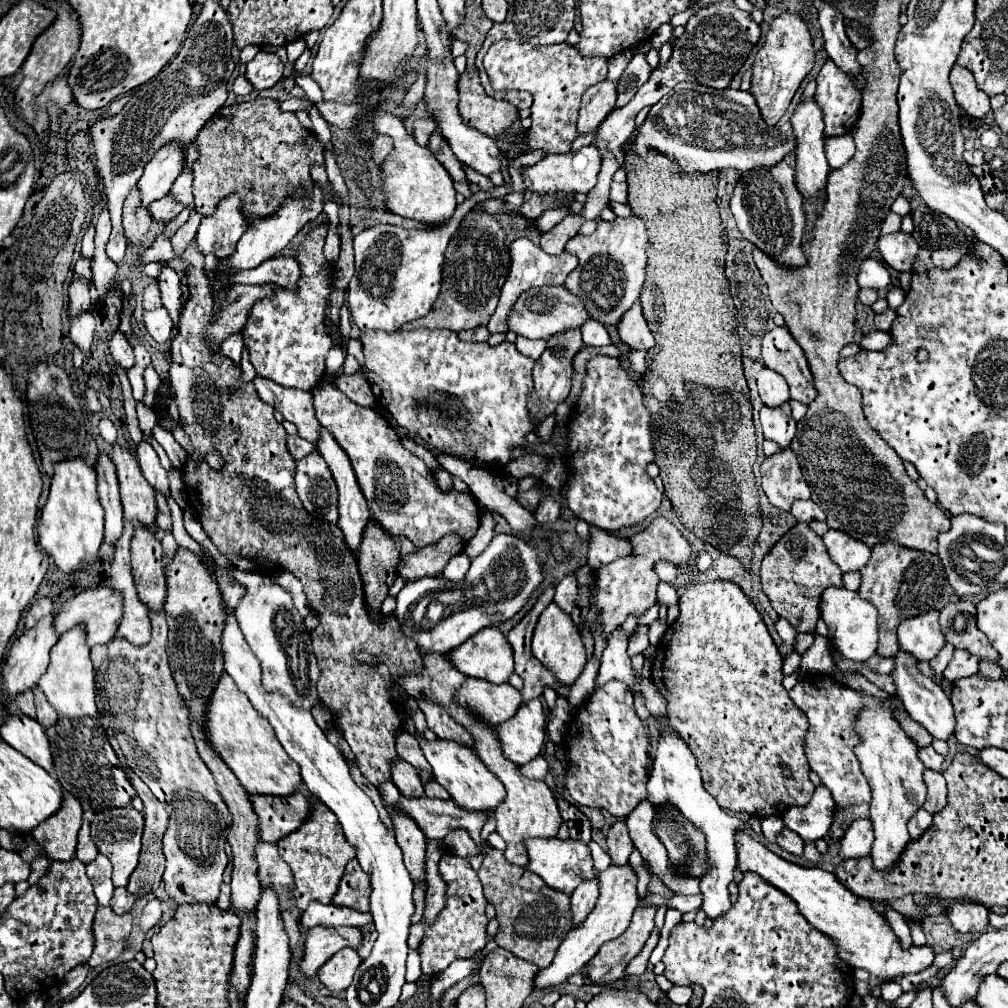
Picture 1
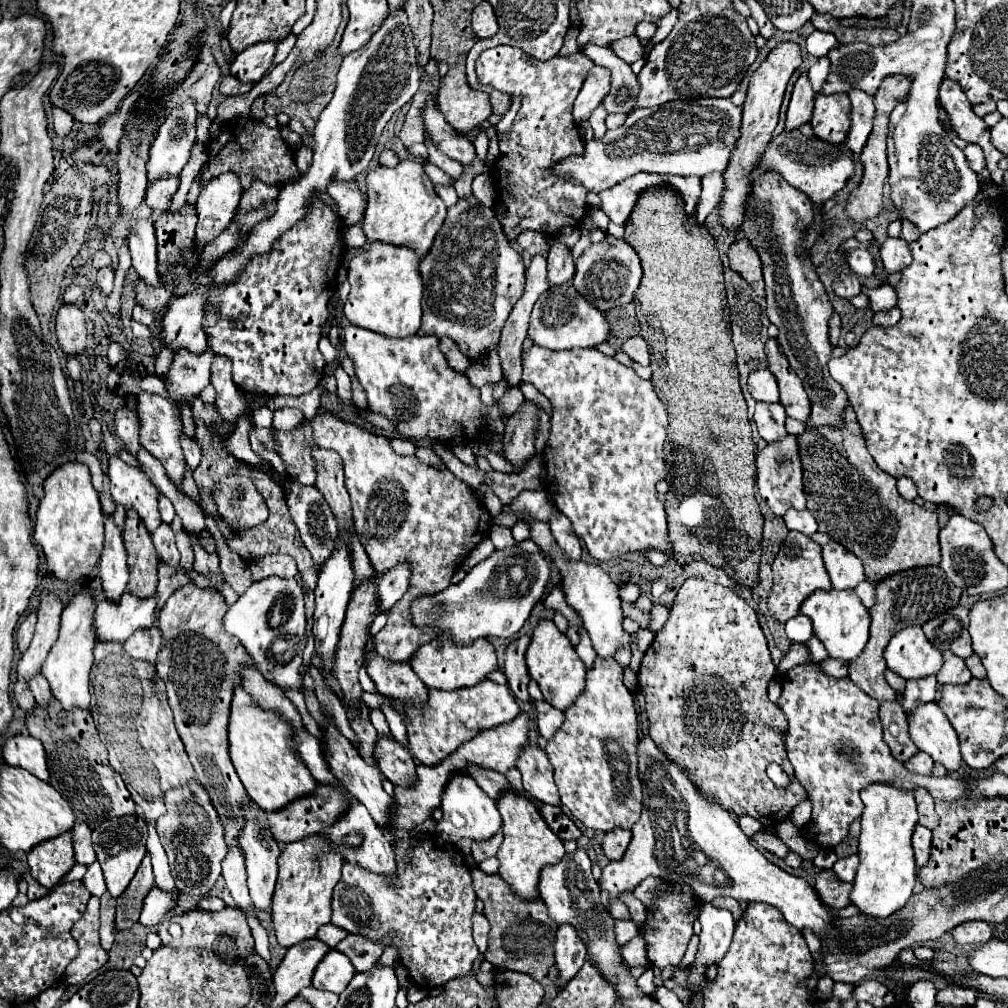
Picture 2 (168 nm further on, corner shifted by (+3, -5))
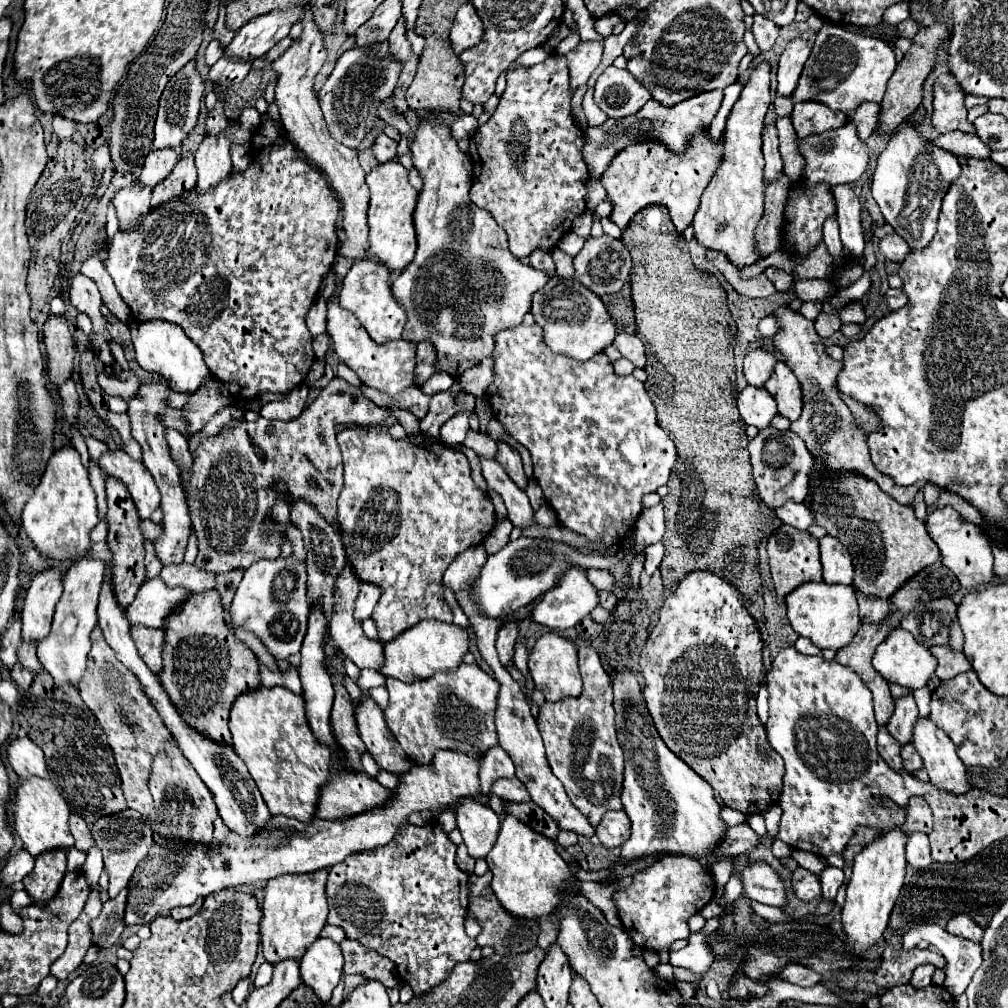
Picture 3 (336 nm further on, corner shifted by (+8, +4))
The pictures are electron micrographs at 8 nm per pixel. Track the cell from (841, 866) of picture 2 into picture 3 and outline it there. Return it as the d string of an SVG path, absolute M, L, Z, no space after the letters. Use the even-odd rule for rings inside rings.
M826 867L820 875L820 885L822 885L822 899L834 903L838 887L844 883L844 873L838 867Z

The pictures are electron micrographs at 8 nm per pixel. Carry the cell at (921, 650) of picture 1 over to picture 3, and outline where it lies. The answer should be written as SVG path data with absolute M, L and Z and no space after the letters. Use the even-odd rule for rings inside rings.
M896 627L896 629L882 641L882 645L878 645L872 663L874 663L874 669L876 669L888 683L902 685L902 687L906 687L906 689L910 689L910 691L916 691L916 689L924 687L924 685L928 683L930 675L936 671L936 657L932 657L932 653L930 653L926 647L922 647L920 643L916 643L916 639L914 639L908 631L904 631L904 629L900 629L900 627Z

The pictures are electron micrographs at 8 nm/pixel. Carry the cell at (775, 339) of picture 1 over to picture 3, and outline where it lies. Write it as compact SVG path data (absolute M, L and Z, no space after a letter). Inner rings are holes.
M778 363L774 367L774 373L770 381L764 385L766 391L776 399L778 405L778 415L796 421L802 411L802 389L792 373L792 369L786 363Z

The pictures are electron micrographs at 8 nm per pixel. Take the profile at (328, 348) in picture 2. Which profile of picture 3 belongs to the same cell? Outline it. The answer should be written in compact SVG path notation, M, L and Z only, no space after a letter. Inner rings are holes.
M319 297L306 316L308 330L314 338L326 333L326 311L327 301L323 297Z

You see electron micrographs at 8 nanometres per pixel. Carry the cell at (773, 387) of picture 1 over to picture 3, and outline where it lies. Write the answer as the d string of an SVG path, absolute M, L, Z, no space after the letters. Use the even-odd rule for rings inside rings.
M754 349L754 351L746 353L744 375L748 379L748 385L762 387L770 379L776 361L778 361L776 355L770 351L764 351L764 349Z

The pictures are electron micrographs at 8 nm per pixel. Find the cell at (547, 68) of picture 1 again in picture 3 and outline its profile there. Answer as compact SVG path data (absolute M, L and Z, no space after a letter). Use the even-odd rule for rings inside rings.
M552 53L546 61L534 67L518 67L508 71L506 79L508 83L494 115L488 119L488 123L480 125L472 137L482 167L472 173L474 181L470 189L470 201L476 207L486 209L494 221L498 221L508 235L510 253L516 259L524 259L536 249L550 253L572 229L572 221L586 211L584 185L588 181L588 167L582 159L584 133L570 113L572 89L568 83L566 57Z

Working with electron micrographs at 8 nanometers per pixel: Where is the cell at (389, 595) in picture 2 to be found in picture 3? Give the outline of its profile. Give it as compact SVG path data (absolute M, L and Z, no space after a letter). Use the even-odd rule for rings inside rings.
M362 585L360 587L360 593L356 597L356 609L354 609L354 617L362 623L366 621L370 615L372 615L372 609L374 605L378 603L380 599L380 589L376 585Z

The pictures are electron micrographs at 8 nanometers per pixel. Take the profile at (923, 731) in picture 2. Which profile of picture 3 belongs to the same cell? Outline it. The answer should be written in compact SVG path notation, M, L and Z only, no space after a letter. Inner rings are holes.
M928 717L918 719L912 745L920 753L932 785L956 797L972 789L968 771L956 755L956 747L952 745L950 737L946 737L944 731L936 727Z

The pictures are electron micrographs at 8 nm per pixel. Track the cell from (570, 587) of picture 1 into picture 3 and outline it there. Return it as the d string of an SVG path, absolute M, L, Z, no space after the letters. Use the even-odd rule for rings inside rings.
M578 647L584 691L578 699L544 703L538 713L538 729L544 739L552 773L564 785L572 805L596 827L606 811L622 809L620 793L624 779L624 757L614 729L612 685L598 653L592 647Z

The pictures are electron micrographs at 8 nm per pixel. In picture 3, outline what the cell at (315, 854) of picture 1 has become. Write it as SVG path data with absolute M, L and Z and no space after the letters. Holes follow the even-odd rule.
M320 869L308 875L284 875L270 879L264 887L264 901L262 901L262 923L260 923L260 939L262 939L262 953L266 963L276 965L286 959L300 961L306 947L310 947L318 937L322 927L326 925L328 917L328 903L326 903L326 877L328 871Z

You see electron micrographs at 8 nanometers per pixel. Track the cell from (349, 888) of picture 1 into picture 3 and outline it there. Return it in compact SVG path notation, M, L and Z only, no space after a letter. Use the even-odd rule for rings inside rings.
M400 825L396 841L368 853L352 853L348 861L334 865L328 873L328 923L342 927L348 939L356 939L370 951L390 959L402 983L408 983L414 997L422 997L432 987L440 985L456 963L468 961L476 941L464 931L464 917L468 909L468 875L454 863L456 847L440 825Z

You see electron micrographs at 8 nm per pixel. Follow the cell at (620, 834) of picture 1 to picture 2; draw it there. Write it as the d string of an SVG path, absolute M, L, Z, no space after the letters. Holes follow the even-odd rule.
M615 828L605 834L605 840L601 846L603 846L603 852L609 860L619 860L621 854L625 854L629 842L631 842L631 830Z

